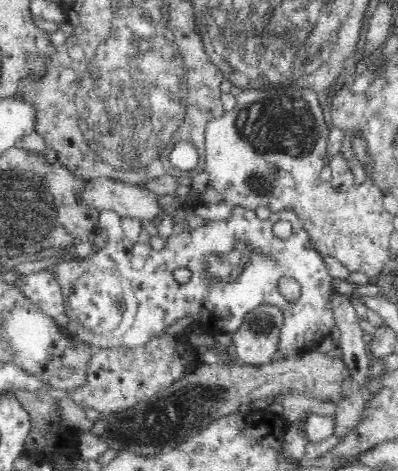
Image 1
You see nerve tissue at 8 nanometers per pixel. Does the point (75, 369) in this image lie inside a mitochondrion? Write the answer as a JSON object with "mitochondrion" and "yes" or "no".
{"mitochondrion":"yes"}

